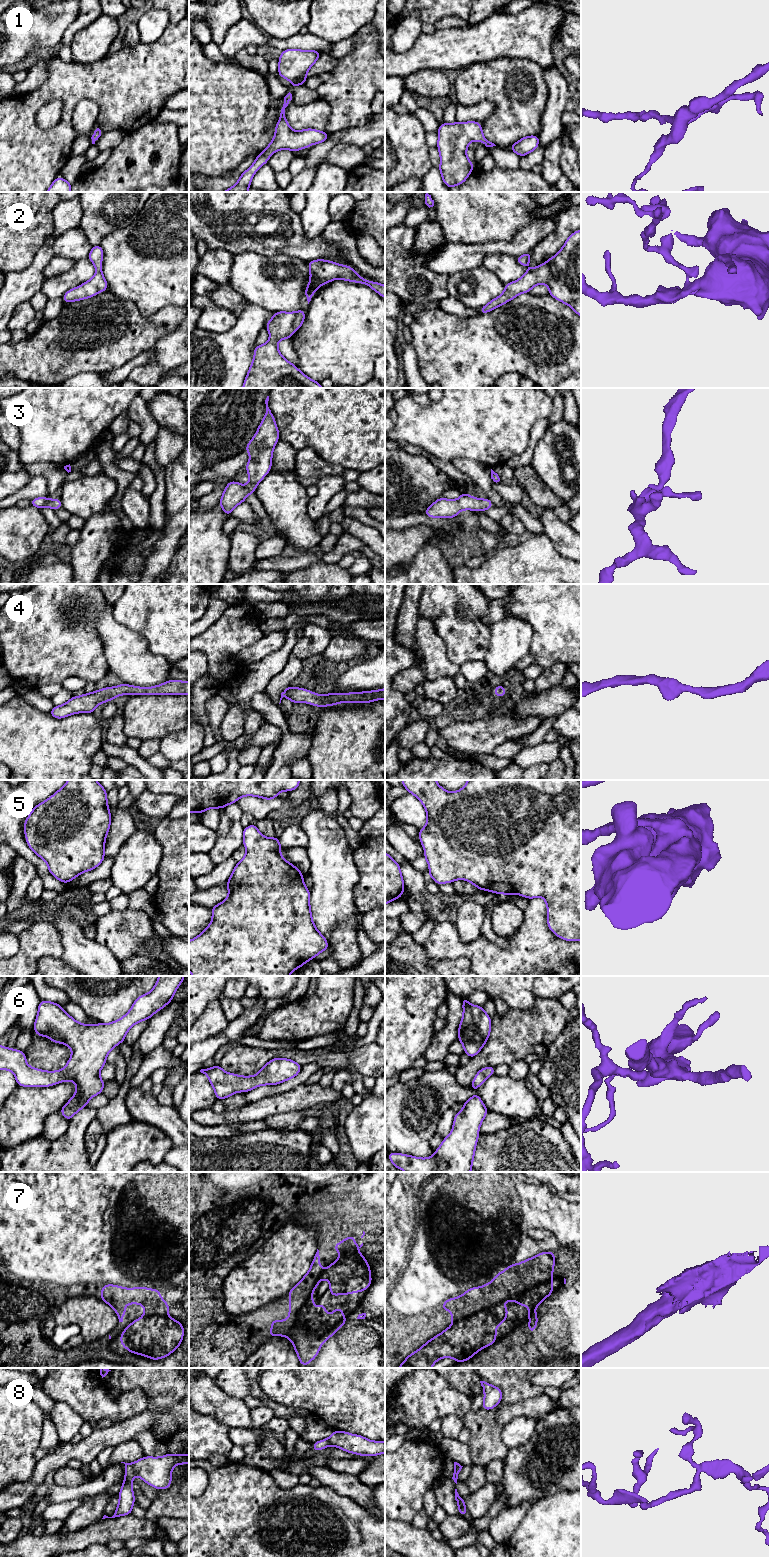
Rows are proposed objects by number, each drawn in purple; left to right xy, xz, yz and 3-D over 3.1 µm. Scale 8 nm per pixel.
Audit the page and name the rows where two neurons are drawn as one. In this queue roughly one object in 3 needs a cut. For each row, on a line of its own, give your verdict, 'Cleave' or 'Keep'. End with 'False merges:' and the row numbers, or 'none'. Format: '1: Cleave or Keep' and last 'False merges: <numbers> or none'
1: Keep
2: Keep
3: Keep
4: Keep
5: Keep
6: Keep
7: Keep
8: Cleave
False merges: 8

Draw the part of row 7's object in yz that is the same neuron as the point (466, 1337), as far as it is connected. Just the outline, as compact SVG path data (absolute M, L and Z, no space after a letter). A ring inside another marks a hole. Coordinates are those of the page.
M555 1251L541 1252L532 1258L518 1264L509 1264L503 1271L495 1275L495 1279L481 1286L469 1288L463 1295L449 1298L441 1304L441 1310L448 1310L454 1315L450 1321L454 1324L446 1328L442 1333L428 1340L414 1353L406 1356L398 1368L432 1368L433 1364L441 1358L453 1358L456 1363L468 1361L482 1348L493 1345L496 1341L496 1327L505 1323L508 1316L508 1308L500 1306L513 1300L518 1305L529 1306L530 1334L535 1332L538 1317L535 1308L541 1304L553 1290L553 1268L555 1266Z

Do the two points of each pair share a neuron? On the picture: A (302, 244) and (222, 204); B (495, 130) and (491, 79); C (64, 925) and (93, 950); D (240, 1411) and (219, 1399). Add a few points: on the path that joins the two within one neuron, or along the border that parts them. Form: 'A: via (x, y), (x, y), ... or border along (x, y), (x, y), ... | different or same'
A: via (282, 244), (263, 244), (242, 223) | same
B: via (501, 117), (501, 92) | same
C: via (71, 932), (86, 947) | same
D: via (235, 1411), (231, 1411), (224, 1404) | same

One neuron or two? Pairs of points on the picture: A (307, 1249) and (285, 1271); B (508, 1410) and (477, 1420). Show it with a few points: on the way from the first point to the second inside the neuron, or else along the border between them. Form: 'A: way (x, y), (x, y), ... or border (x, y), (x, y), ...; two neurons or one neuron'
A: way (302, 1254), (290, 1266); one neuron
B: border (516, 1403), (503, 1404), (495, 1414), (495, 1421); two neurons

